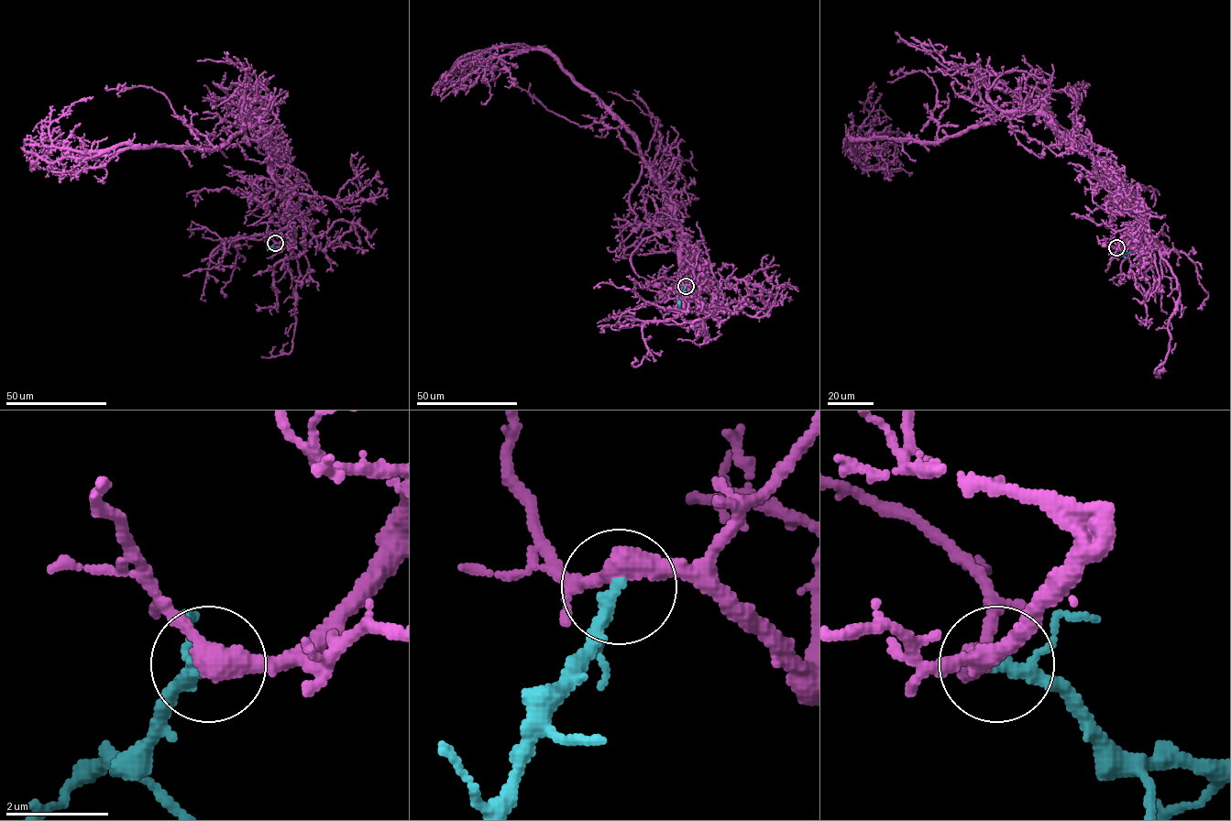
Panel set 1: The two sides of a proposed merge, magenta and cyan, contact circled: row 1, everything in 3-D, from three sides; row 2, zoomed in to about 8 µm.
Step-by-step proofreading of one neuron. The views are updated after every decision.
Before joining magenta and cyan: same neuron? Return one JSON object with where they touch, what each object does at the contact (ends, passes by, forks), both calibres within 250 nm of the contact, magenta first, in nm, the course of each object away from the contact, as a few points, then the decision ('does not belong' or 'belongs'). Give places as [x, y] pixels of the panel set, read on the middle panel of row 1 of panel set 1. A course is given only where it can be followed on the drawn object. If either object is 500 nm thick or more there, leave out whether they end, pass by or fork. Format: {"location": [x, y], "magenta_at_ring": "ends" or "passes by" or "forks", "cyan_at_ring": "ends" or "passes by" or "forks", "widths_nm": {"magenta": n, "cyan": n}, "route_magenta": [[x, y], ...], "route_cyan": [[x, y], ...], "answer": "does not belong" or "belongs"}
{"location": [686, 286], "magenta_at_ring": "passes by", "cyan_at_ring": "passes by", "widths_nm": {"magenta": 440, "cyan": 200}, "route_magenta": [[686, 285], [699, 305], [683, 279], [668, 199], [637, 138], [543, 49], [497, 46], [459, 60], [503, 70]], "route_cyan": [[686, 286], [681, 295], [680, 308]], "answer": "belongs"}

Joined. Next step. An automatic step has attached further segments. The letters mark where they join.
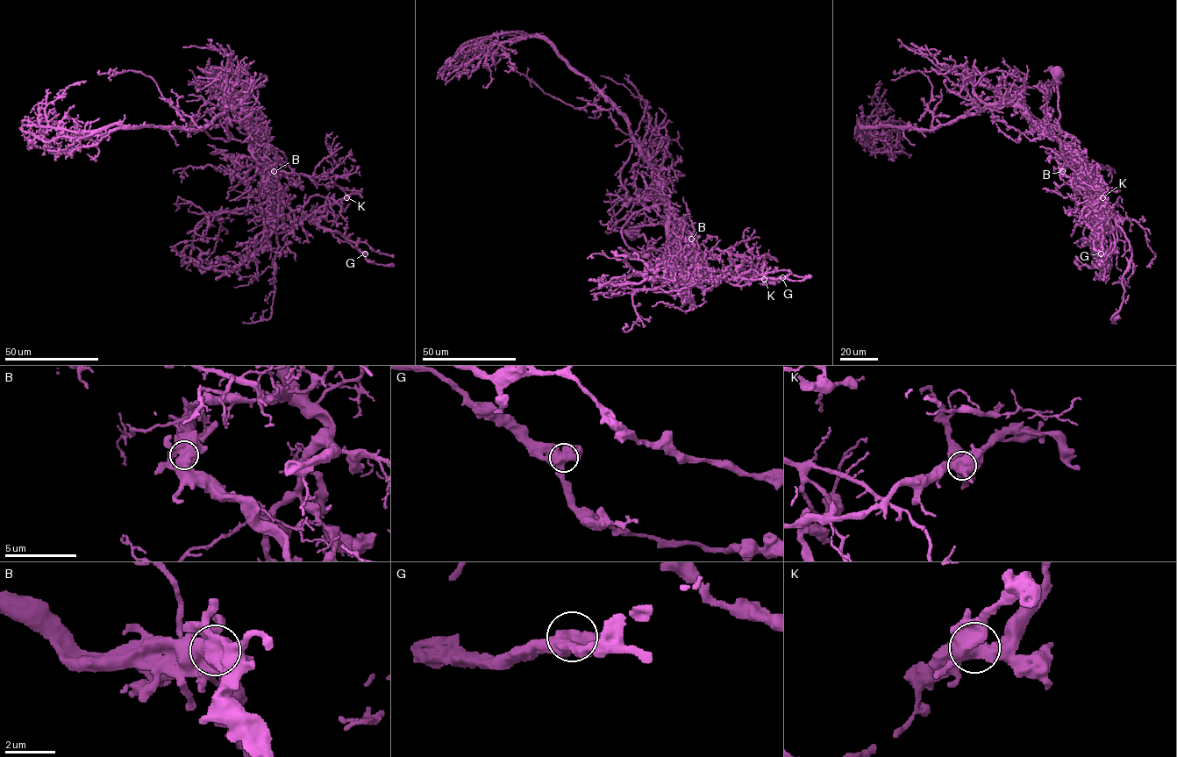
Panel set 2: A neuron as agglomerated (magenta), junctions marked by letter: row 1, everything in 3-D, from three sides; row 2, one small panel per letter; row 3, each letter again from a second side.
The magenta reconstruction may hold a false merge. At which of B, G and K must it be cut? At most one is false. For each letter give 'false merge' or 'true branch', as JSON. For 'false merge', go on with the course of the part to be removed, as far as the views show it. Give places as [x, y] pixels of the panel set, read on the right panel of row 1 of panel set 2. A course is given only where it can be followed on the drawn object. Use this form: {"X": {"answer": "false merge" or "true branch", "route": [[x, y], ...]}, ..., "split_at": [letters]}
{"B": {"answer": "true branch"}, "G": {"answer": "true branch"}, "K": {"answer": "true branch"}, "split_at": []}

